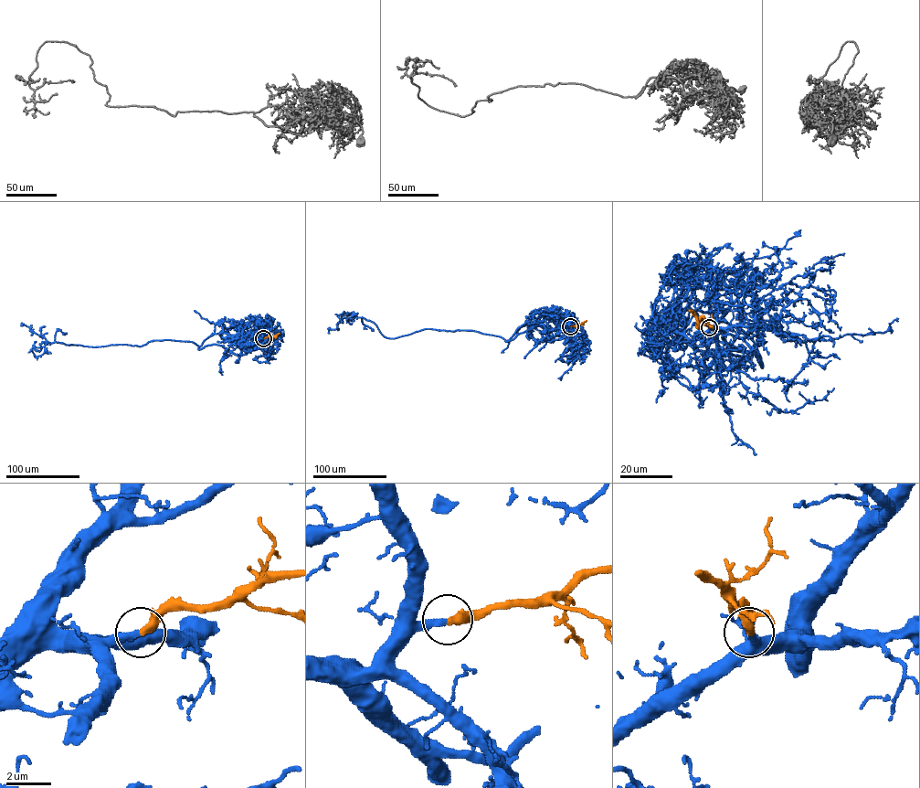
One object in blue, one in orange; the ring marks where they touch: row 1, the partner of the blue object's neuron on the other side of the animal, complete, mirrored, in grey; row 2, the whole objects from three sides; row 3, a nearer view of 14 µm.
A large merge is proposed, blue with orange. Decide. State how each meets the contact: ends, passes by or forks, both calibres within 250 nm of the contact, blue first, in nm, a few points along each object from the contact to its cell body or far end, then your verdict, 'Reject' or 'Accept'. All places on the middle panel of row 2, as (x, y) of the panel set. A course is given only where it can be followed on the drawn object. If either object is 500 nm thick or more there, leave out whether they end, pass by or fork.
At the ring blue ends. At the ring orange ends. Thickness 340 nm (blue) against 400 nm. Course of blue: (570, 326), (534, 325), (505, 341), (472, 331), (427, 328), (390, 338), (374, 323), (352, 316), (329, 333). Course of orange: (570, 326), (583, 324), (586, 321). Accept

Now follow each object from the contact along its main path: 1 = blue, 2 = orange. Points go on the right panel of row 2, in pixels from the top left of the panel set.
1: (709, 327), (708, 372), (729, 349), (761, 367), (728, 334), (717, 349), (752, 356), (677, 343), (734, 275)
2: (709, 327), (702, 320), (703, 317), (698, 324), (690, 310)

